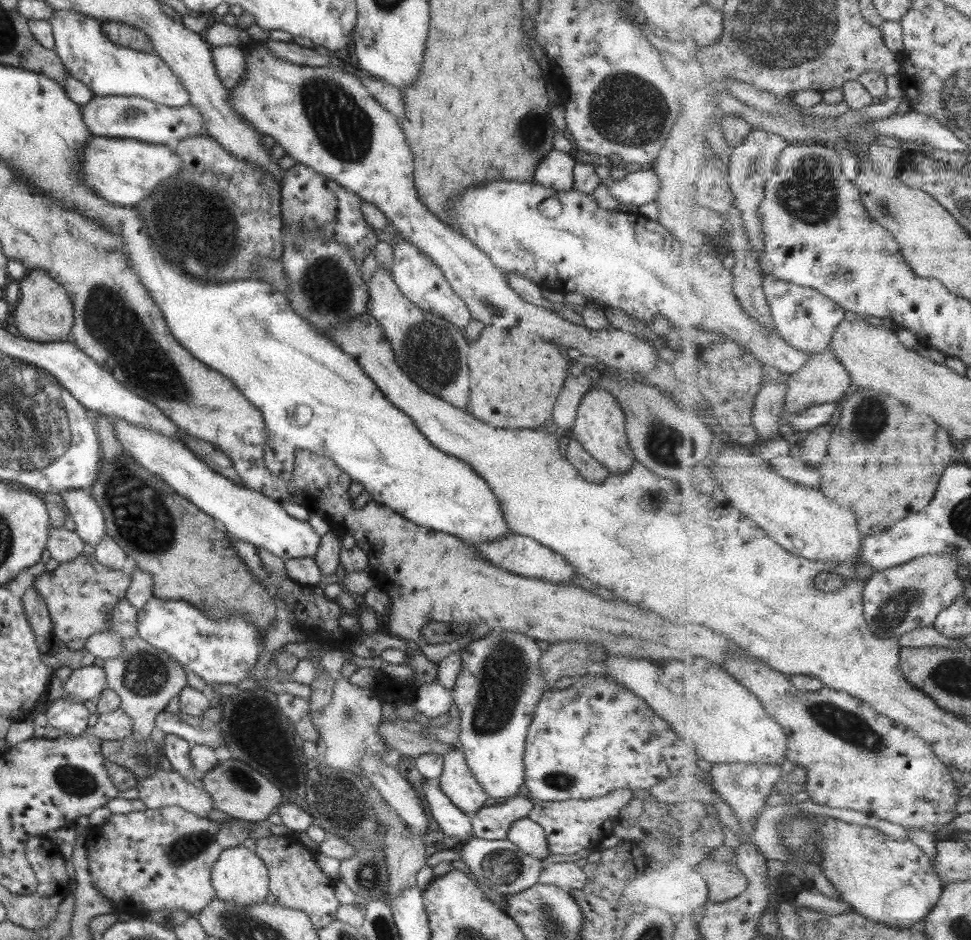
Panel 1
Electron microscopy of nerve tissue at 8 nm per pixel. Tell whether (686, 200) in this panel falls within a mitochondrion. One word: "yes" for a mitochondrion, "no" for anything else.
no

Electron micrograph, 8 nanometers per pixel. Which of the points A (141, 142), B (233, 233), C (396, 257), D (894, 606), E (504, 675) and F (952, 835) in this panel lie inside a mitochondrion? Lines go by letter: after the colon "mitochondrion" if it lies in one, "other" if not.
A: other
B: mitochondrion
C: other
D: mitochondrion
E: mitochondrion
F: other

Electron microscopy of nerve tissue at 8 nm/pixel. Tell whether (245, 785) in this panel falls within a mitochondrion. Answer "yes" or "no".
yes

